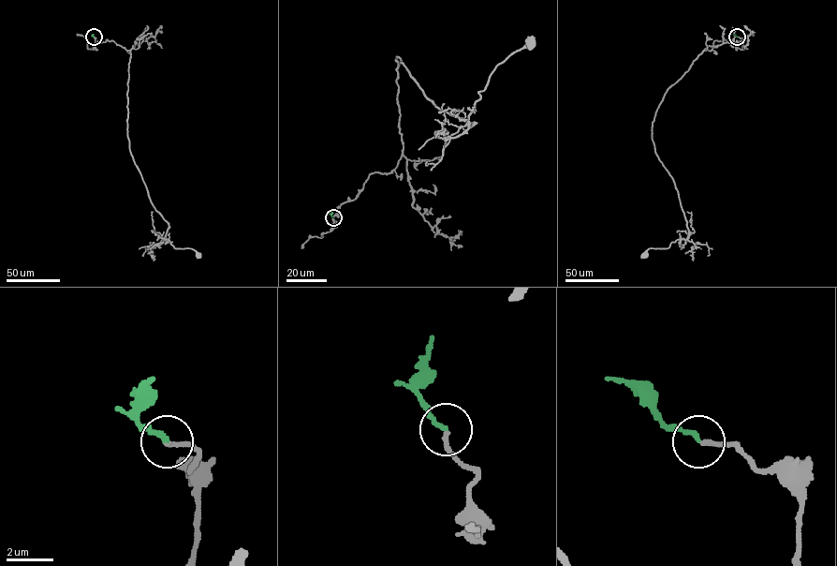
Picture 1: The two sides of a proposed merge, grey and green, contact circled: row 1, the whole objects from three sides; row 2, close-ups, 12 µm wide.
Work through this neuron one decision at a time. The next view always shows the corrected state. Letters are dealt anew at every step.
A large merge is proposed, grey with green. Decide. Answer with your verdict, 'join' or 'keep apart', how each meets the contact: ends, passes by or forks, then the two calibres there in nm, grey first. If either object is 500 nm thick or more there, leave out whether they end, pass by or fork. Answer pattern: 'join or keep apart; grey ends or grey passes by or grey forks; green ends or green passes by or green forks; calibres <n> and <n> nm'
join; grey ends; green ends; calibres 200 and 200 nm

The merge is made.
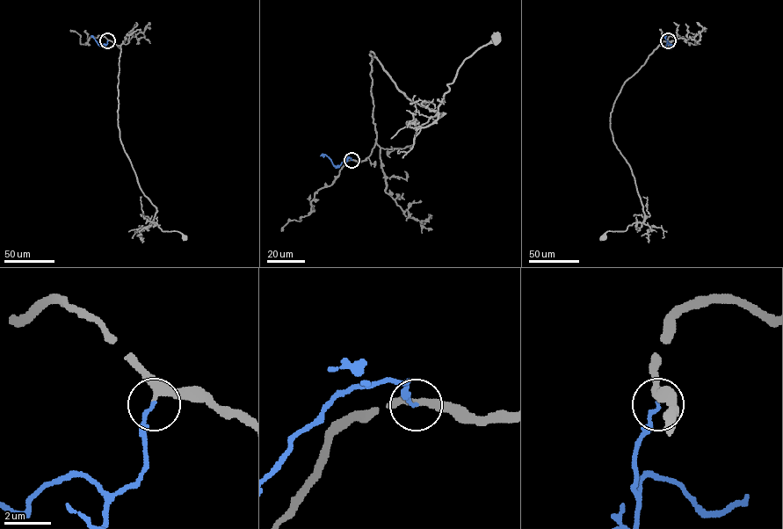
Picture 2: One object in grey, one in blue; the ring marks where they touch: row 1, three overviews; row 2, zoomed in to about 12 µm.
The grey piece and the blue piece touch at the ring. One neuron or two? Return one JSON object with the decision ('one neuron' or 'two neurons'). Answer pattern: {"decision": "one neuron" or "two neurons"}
{"decision": "one neuron"}

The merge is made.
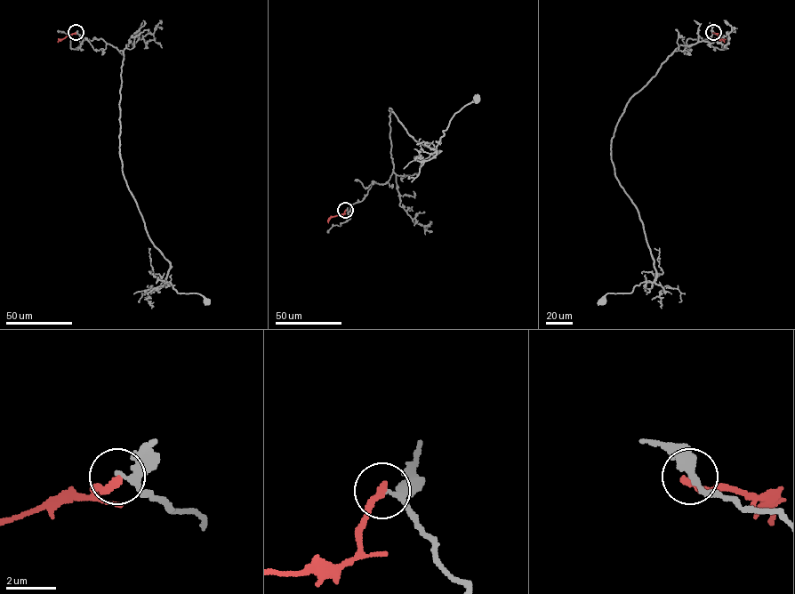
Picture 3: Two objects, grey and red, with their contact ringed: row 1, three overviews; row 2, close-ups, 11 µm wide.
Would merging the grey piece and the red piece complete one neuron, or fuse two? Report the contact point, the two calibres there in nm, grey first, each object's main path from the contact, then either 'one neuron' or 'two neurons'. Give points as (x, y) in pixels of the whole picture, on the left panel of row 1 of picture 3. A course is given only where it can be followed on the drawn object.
place (76, 32); calibres 200 and 320 nm; course grey (76, 32), (78, 49), (95, 37), (123, 52), (123, 174), (149, 239), (169, 262), (166, 282), (207, 301); course red (76, 33), (58, 39); two neurons

